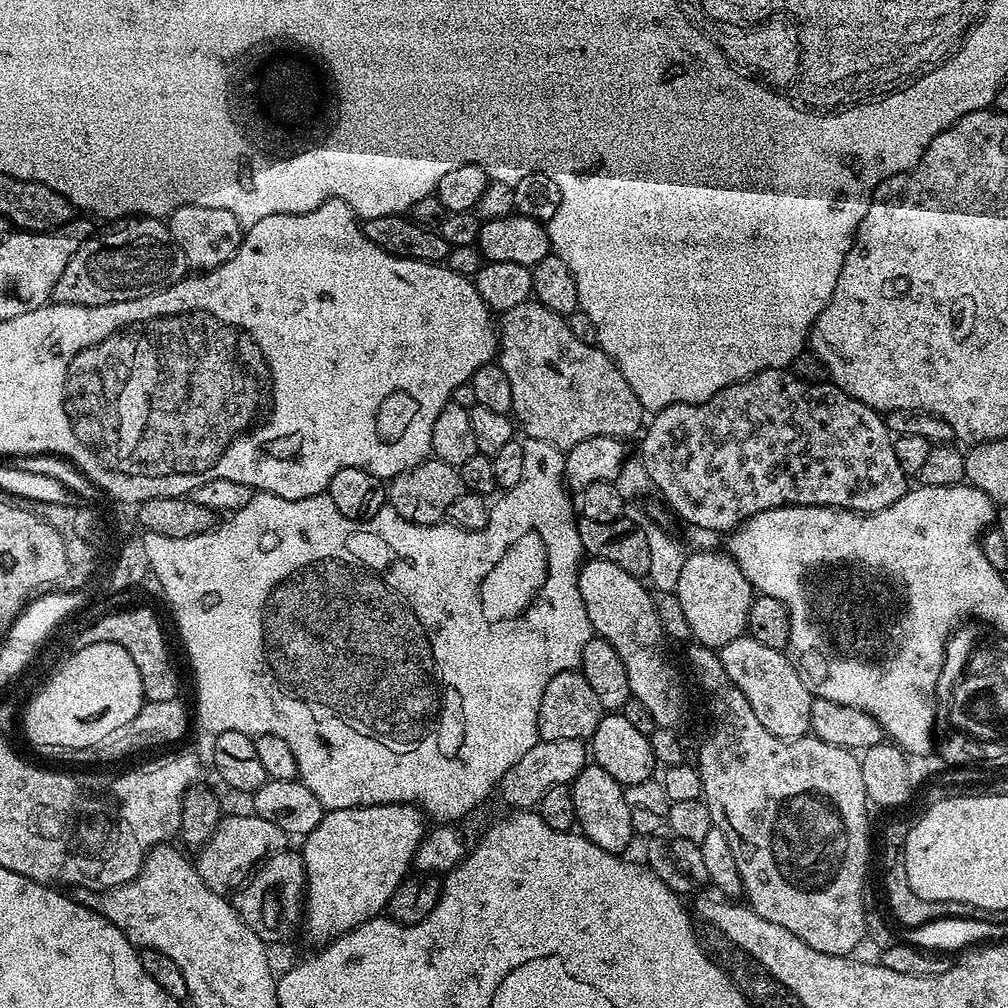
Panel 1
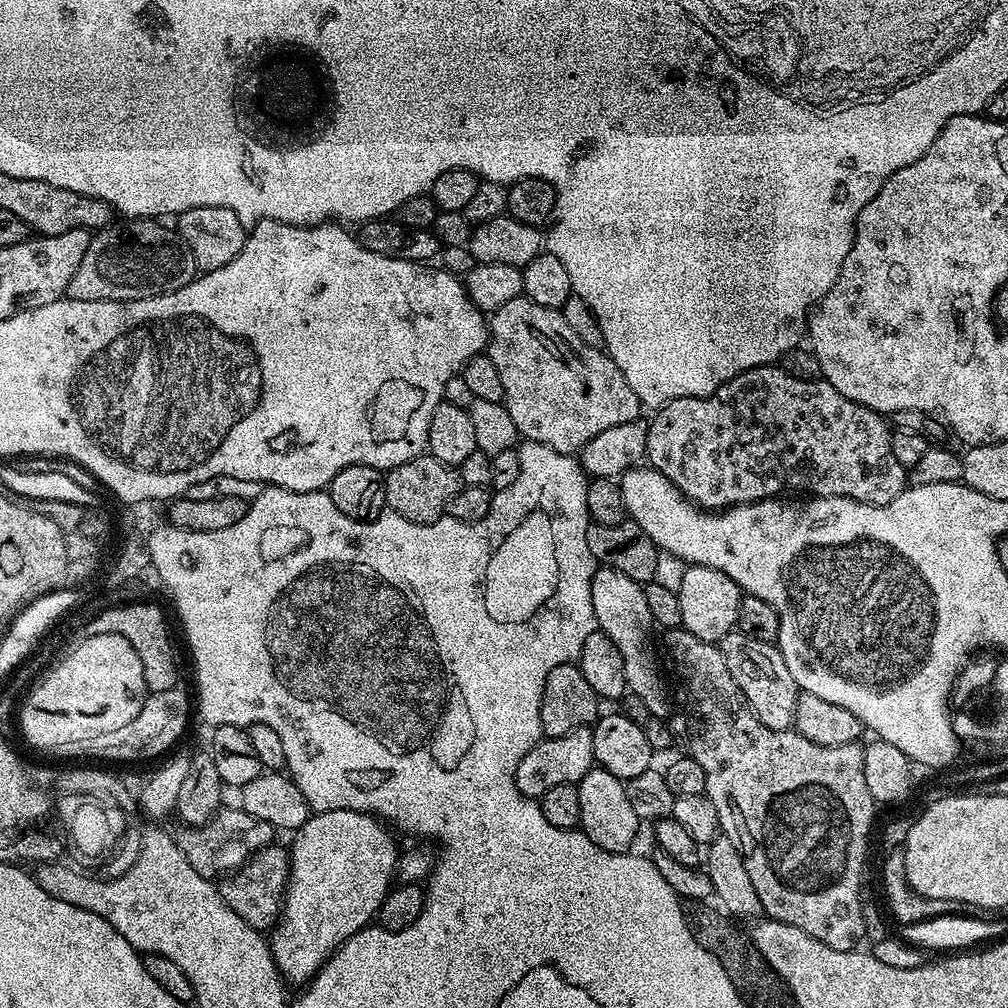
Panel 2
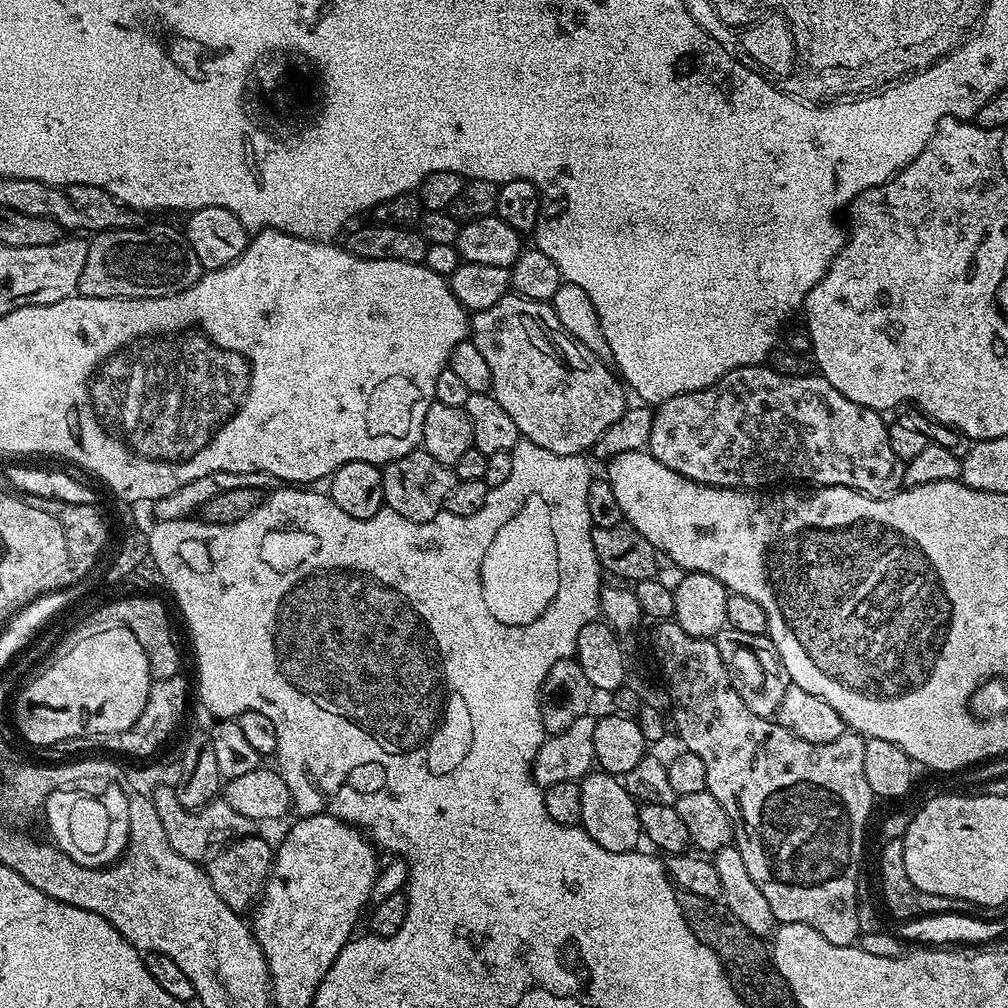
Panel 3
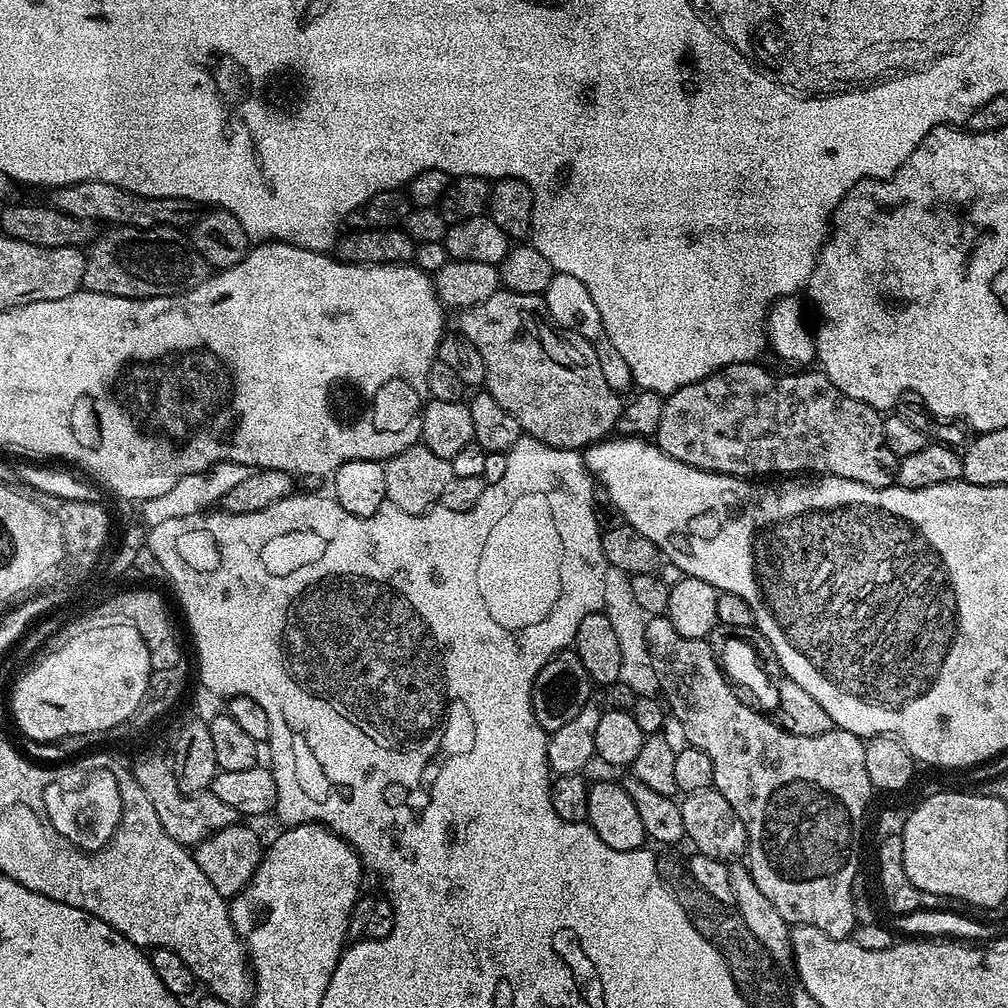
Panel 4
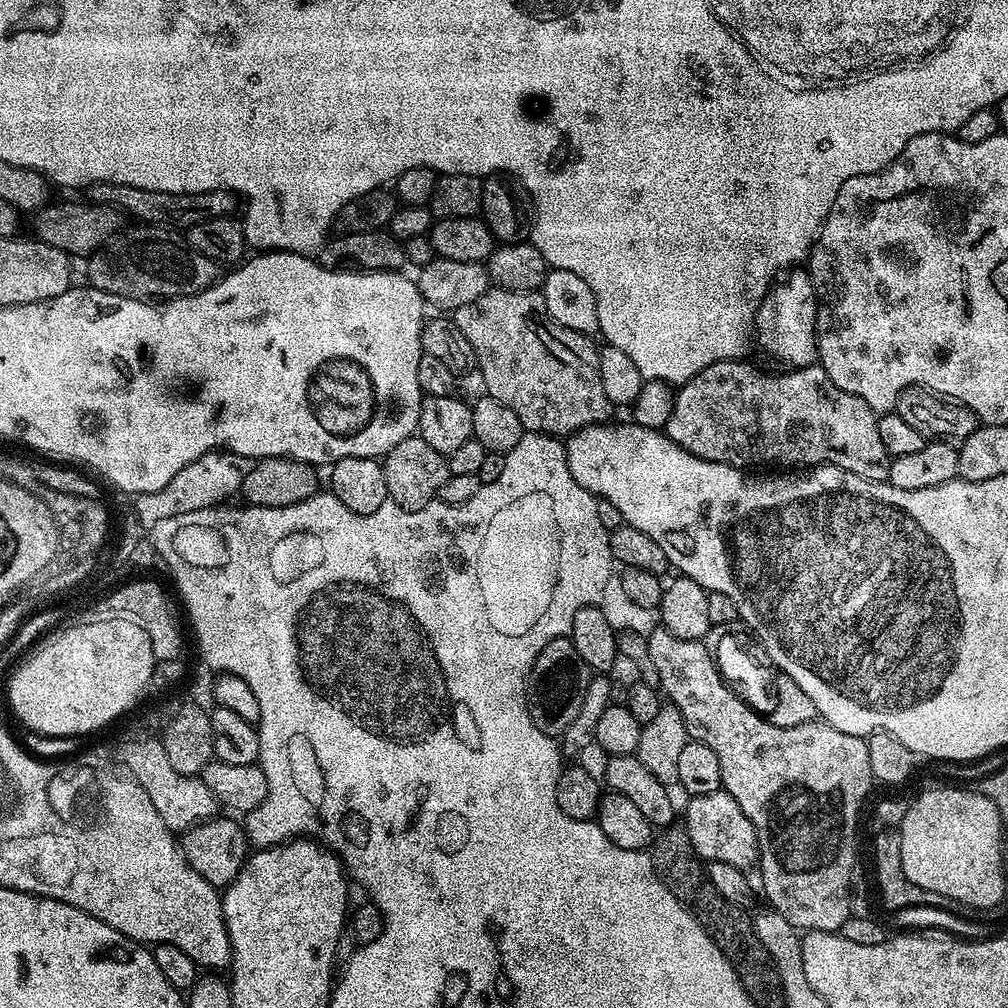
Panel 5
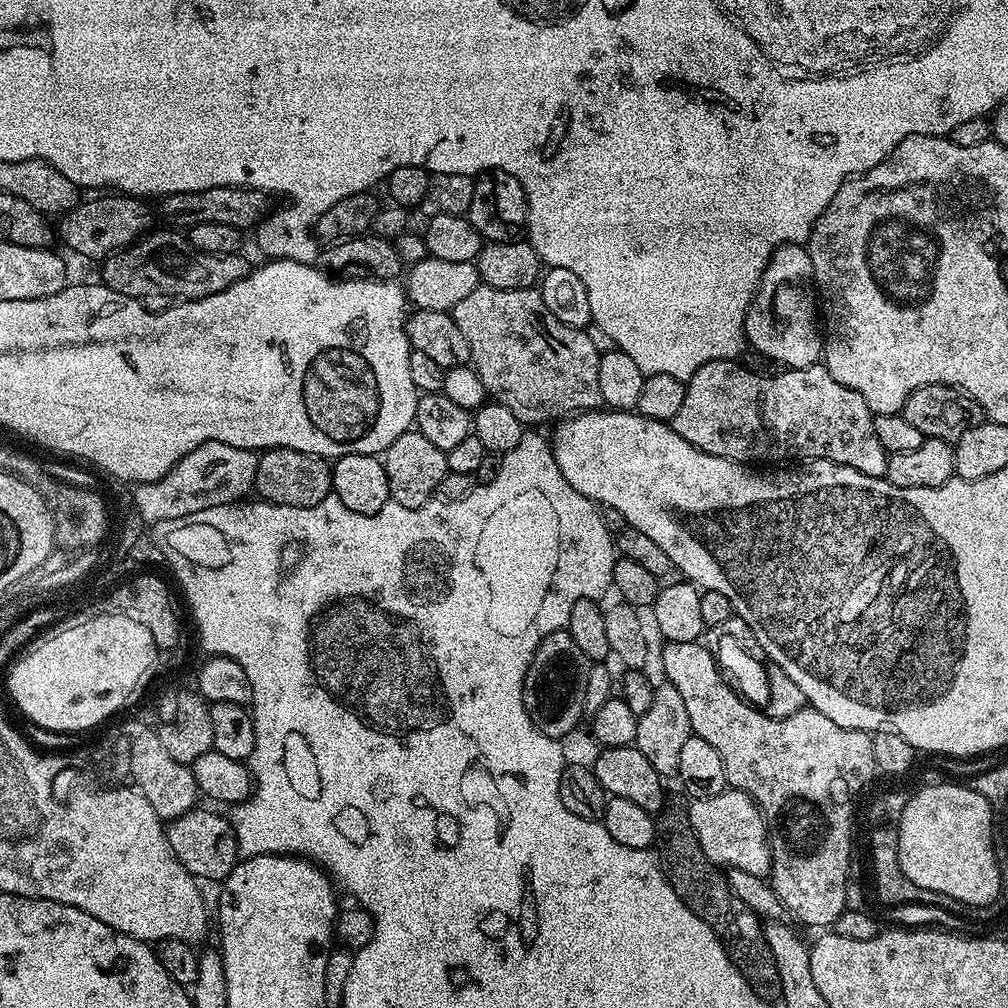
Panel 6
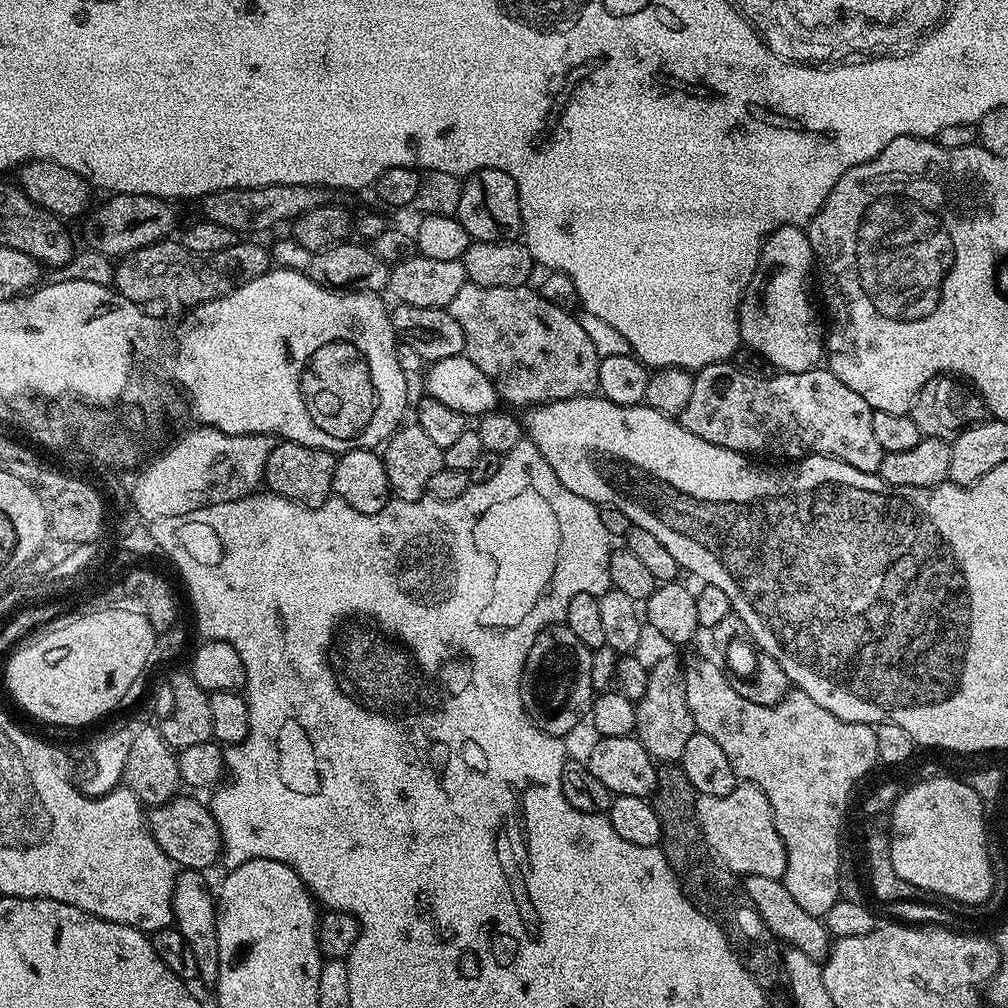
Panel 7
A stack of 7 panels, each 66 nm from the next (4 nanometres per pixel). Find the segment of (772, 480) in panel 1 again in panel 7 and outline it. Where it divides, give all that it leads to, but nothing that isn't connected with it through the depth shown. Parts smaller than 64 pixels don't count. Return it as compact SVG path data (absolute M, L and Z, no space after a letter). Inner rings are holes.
M725 362L723 364L708 364L706 367L699 369L693 375L692 381L694 382L694 391L690 394L690 403L686 406L686 410L682 410L682 414L678 418L680 424L686 426L694 434L698 434L698 438L706 438L706 442L714 442L714 446L726 446L726 450L751 454L756 458L789 456L789 461L795 462L806 456L820 456L820 450L828 448L828 432L832 428L832 422L864 422L864 424L868 424L873 413L872 407L866 402L866 398L854 394L854 390L850 390L850 386L846 386L846 382L842 382L824 366L817 366L805 372L777 371L772 377L760 377L743 373L742 370L736 369L733 363Z

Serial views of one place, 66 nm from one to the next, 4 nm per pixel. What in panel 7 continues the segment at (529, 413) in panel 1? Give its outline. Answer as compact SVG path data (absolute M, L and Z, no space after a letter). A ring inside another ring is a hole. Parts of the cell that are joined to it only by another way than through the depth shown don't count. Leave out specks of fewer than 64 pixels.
M465 282L447 306L449 314L462 326L464 352L486 378L496 387L497 397L508 404L535 406L551 400L565 400L575 396L590 396L599 389L598 366L602 357L594 350L590 334L582 330L579 319L571 316L567 307L551 304L535 287L487 288Z

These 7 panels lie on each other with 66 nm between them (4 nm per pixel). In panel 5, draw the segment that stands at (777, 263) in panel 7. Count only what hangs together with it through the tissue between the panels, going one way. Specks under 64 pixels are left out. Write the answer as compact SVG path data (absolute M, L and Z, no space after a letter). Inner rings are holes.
M792 270L783 278L777 279L765 294L756 315L755 339L759 347L768 351L774 358L790 364L793 369L813 367L818 360L816 355L816 306L816 291L812 285L812 277L807 271Z

